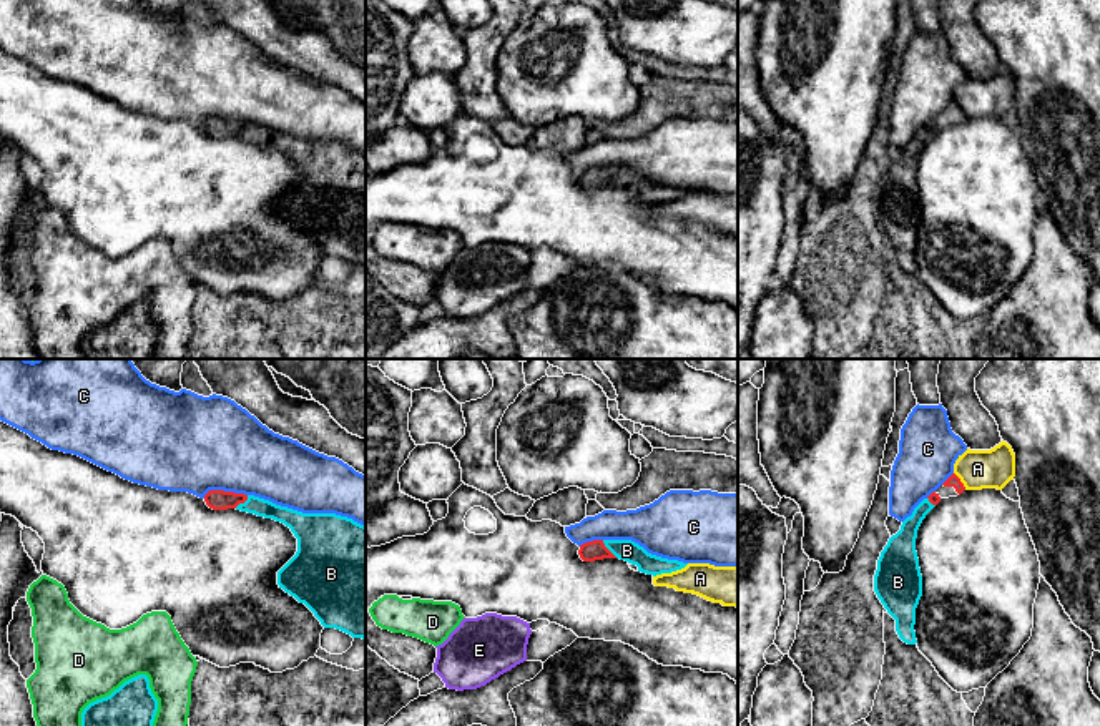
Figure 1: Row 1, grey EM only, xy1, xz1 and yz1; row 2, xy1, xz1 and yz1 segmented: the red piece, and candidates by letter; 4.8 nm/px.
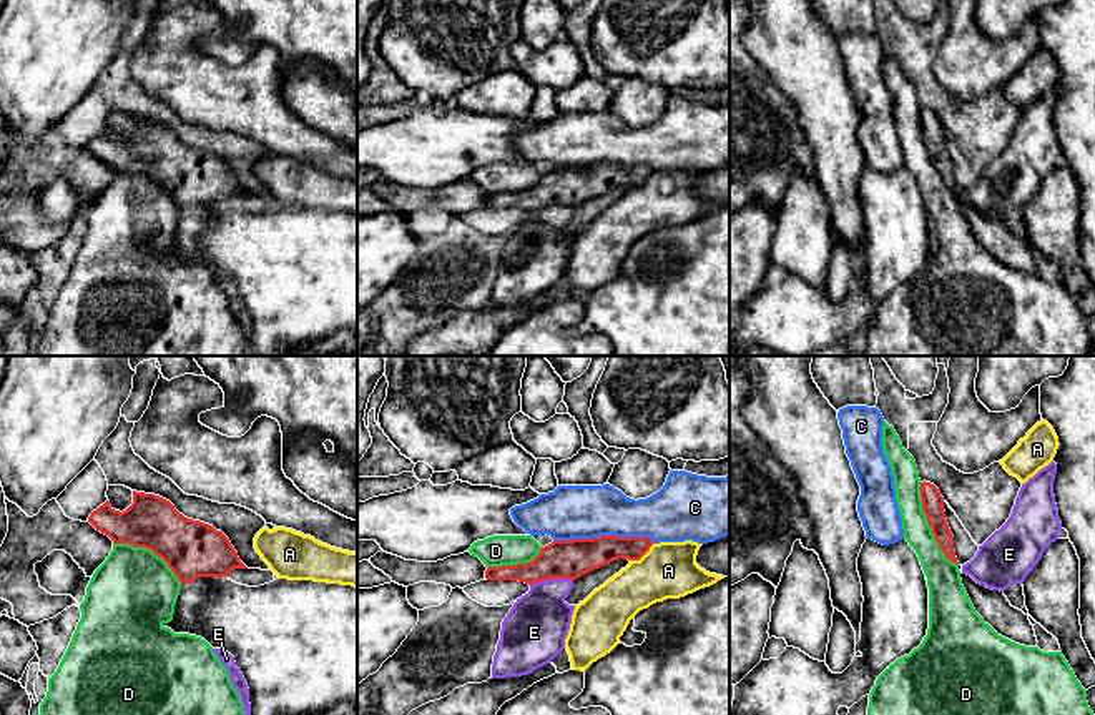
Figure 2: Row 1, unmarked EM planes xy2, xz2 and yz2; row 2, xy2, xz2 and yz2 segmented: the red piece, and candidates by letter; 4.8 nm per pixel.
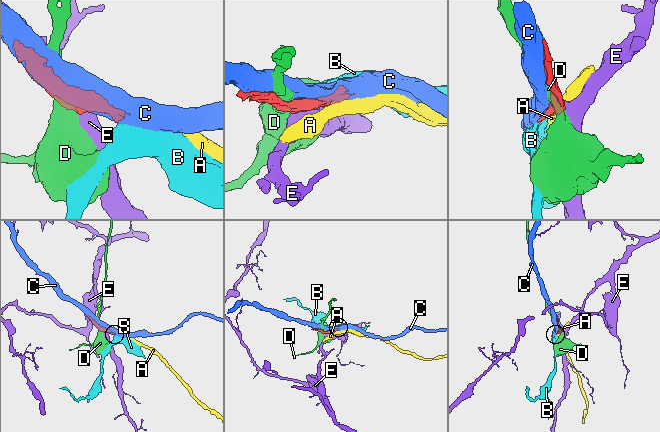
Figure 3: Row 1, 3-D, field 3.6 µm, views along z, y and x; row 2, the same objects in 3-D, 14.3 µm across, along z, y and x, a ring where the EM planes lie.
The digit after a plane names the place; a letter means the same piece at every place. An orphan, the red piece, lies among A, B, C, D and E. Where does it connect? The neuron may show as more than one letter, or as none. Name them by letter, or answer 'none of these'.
B

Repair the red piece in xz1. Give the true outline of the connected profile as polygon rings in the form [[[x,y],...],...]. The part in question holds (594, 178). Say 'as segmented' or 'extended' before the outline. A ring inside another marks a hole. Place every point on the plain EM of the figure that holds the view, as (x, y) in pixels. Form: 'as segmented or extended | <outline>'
extended | [[[593,168],[580,173],[578,183],[583,189],[603,186],[620,186],[638,194],[646,203],[671,201],[685,196],[688,191],[668,188],[648,181],[643,174],[631,168]]]

